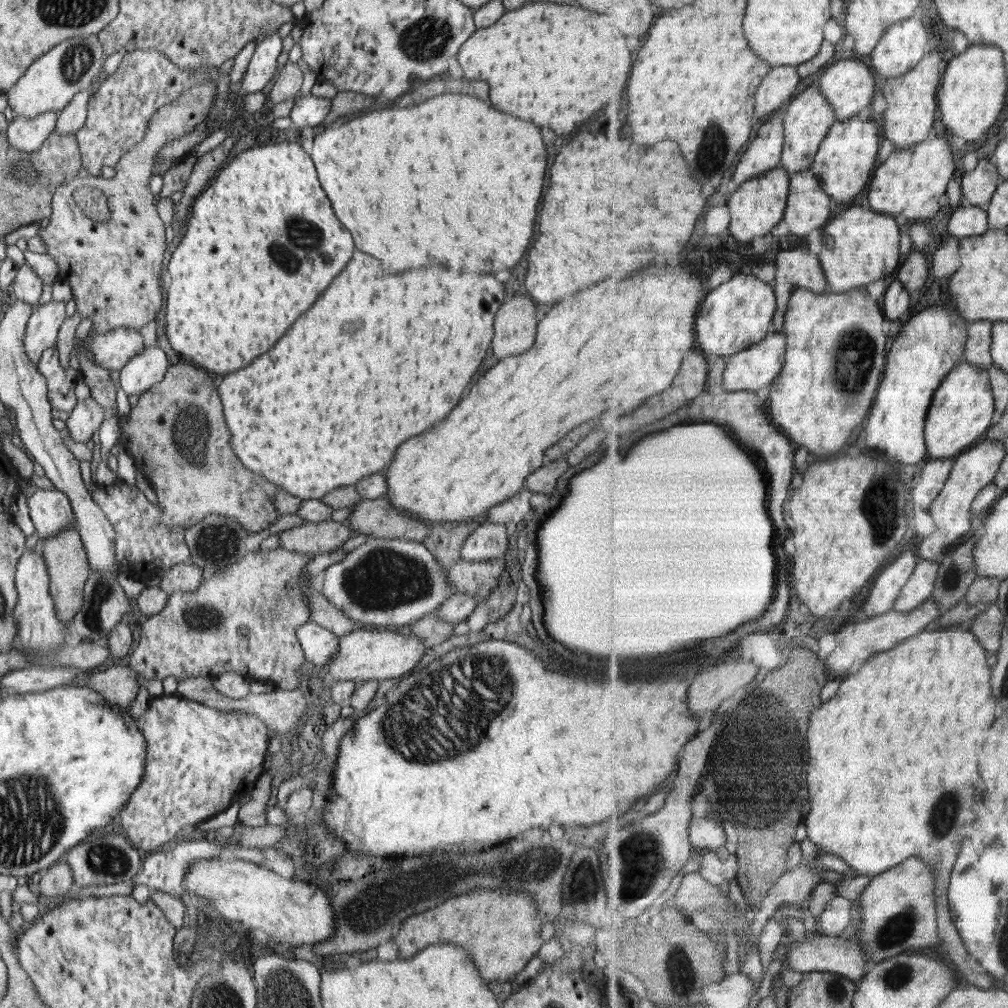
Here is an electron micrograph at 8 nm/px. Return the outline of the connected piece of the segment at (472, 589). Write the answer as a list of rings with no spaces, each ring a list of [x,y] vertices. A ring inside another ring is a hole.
[[[504,557],[486,561],[459,560],[447,571],[452,594],[463,592],[477,603],[485,601],[498,589],[504,562]]]

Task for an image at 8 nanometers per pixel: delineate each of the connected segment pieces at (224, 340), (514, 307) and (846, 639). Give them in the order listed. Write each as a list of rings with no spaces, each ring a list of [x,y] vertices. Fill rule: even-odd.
[[[286,140],[286,142],[258,146],[258,148],[238,154],[228,166],[224,166],[220,170],[216,182],[210,184],[202,194],[204,196],[196,198],[196,202],[192,206],[192,216],[188,220],[186,234],[168,262],[167,271],[170,274],[170,286],[168,286],[166,296],[166,334],[170,346],[176,352],[184,354],[184,357],[188,356],[190,360],[194,360],[198,364],[199,368],[219,378],[228,372],[246,368],[256,356],[268,352],[286,334],[286,330],[292,326],[292,322],[302,312],[306,312],[310,308],[310,304],[314,304],[314,300],[318,300],[318,296],[322,296],[322,292],[346,268],[346,264],[354,252],[354,242],[352,242],[350,232],[334,216],[334,212],[330,208],[330,200],[326,198],[324,190],[320,188],[320,182],[318,182],[318,176],[316,176],[310,156],[296,142]]]
[[[514,296],[514,299],[503,302],[494,319],[494,334],[492,339],[492,350],[498,358],[516,356],[526,352],[534,344],[537,335],[536,305],[534,300],[528,296]]]
[[[933,597],[921,607],[910,612],[894,609],[886,614],[870,617],[866,622],[848,624],[846,628],[836,634],[838,647],[826,660],[828,668],[835,678],[842,679],[854,671],[857,662],[864,666],[877,652],[892,650],[905,642],[906,639],[918,636],[919,633],[923,633],[935,622],[938,622],[943,614],[940,602]]]

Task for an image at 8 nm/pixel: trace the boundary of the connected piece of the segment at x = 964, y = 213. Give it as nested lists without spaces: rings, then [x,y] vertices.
[[[959,205],[952,213],[948,222],[948,236],[965,236],[986,234],[991,229],[990,213],[986,206],[970,205],[963,207]]]

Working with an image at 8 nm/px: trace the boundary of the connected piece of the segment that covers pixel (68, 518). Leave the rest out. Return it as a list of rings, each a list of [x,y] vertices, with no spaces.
[[[36,489],[28,497],[27,505],[35,532],[38,532],[43,540],[56,536],[62,530],[66,532],[68,528],[76,528],[71,502],[58,489]]]

